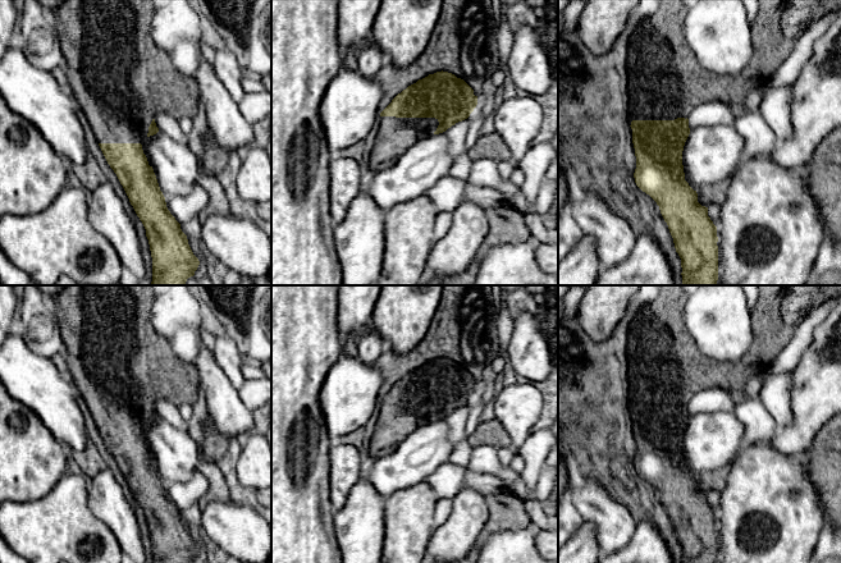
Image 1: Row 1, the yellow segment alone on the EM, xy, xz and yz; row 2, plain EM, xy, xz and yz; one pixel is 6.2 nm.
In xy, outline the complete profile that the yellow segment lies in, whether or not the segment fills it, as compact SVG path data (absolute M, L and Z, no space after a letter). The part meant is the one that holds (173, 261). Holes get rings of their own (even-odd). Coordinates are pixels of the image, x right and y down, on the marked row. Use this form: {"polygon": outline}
{"polygon": "M63 0L51 15L65 58L67 90L82 111L99 146L123 186L131 205L146 229L151 257L151 285L186 285L200 261L193 255L180 224L166 207L152 166L142 150L142 142L159 132L155 118L169 114L175 119L193 118L200 105L200 88L195 78L179 72L170 56L151 37L151 20L157 6L155 0Z"}

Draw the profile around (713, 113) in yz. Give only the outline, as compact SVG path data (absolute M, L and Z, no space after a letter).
M710 101L696 106L689 119L690 131L699 127L733 124L736 115L732 109L721 101Z

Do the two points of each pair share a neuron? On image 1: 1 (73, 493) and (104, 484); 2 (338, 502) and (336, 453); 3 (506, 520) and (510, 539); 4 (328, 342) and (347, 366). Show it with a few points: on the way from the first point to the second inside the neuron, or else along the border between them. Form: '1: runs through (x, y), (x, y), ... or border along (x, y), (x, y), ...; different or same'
1: border along (88, 480), (88, 508), (97, 517); different
2: runs through (338, 490), (338, 465); same
3: border along (530, 522), (525, 527), (493, 532), (483, 547); different
4: border along (342, 353), (329, 369), (323, 381); different

